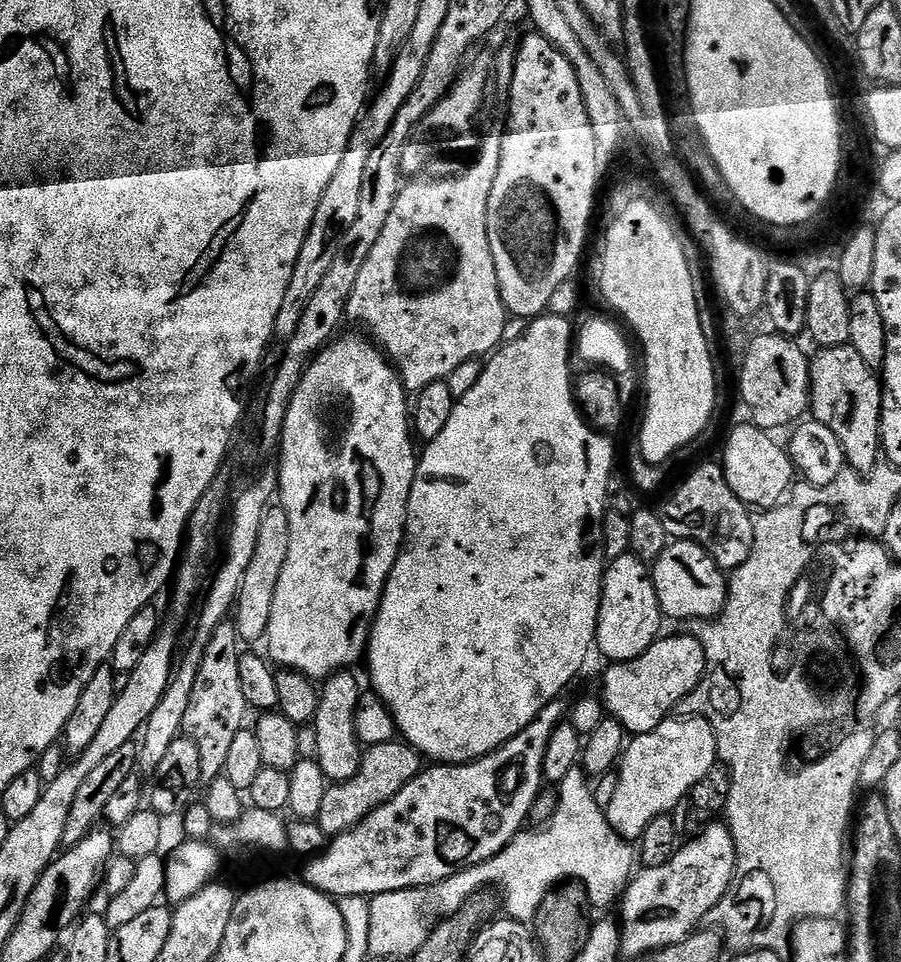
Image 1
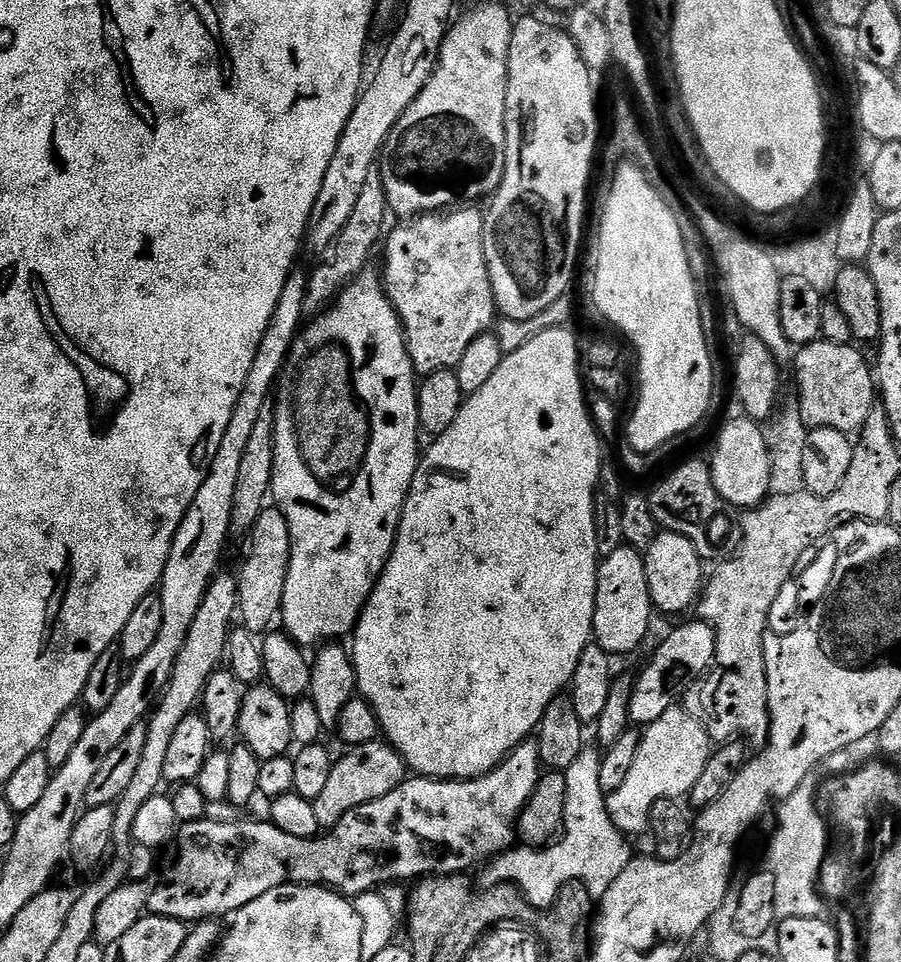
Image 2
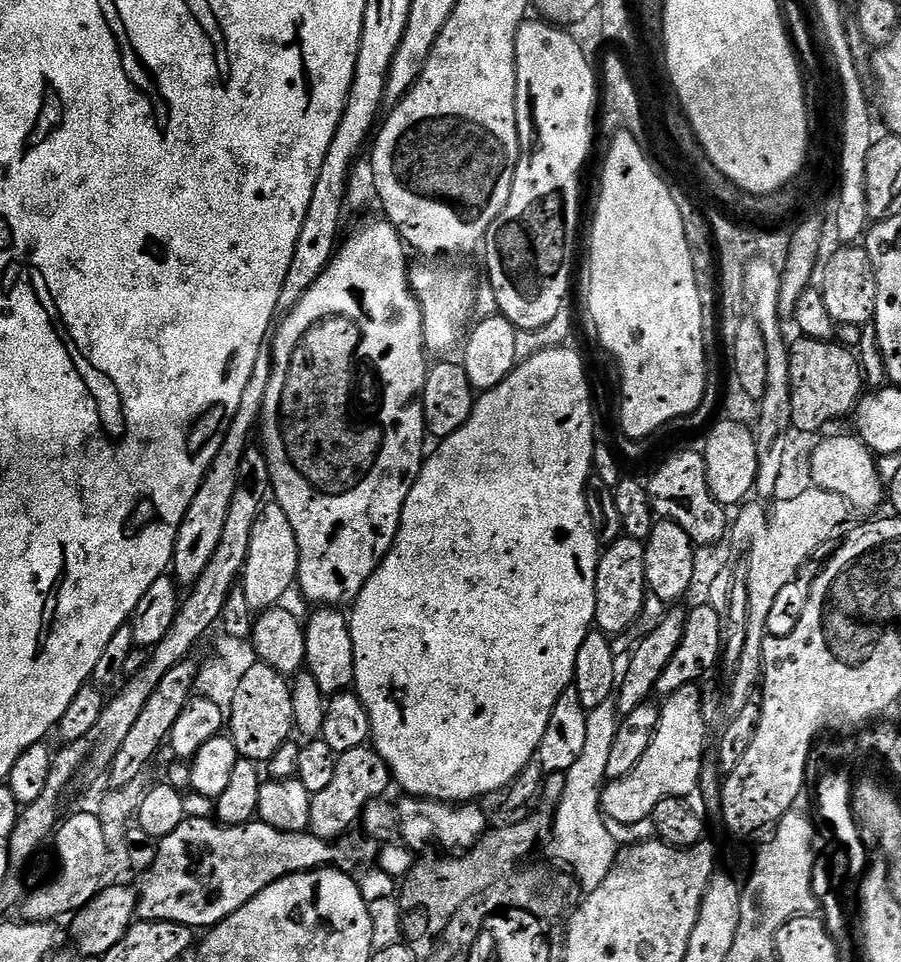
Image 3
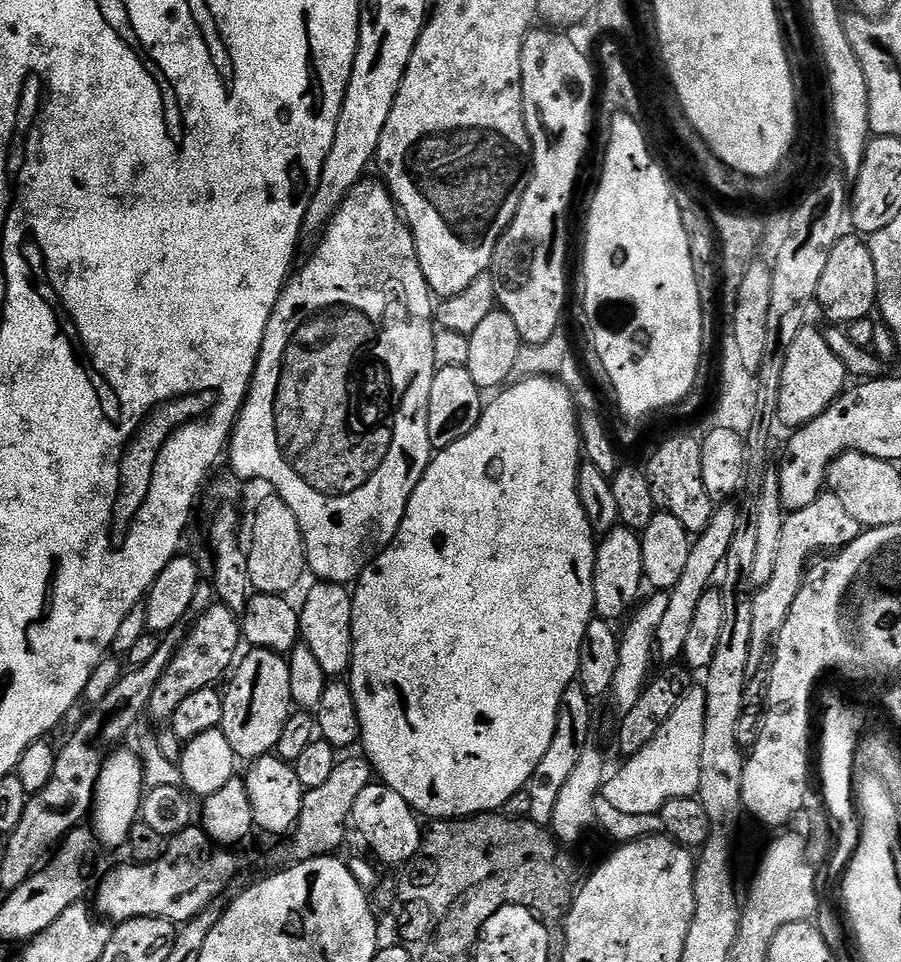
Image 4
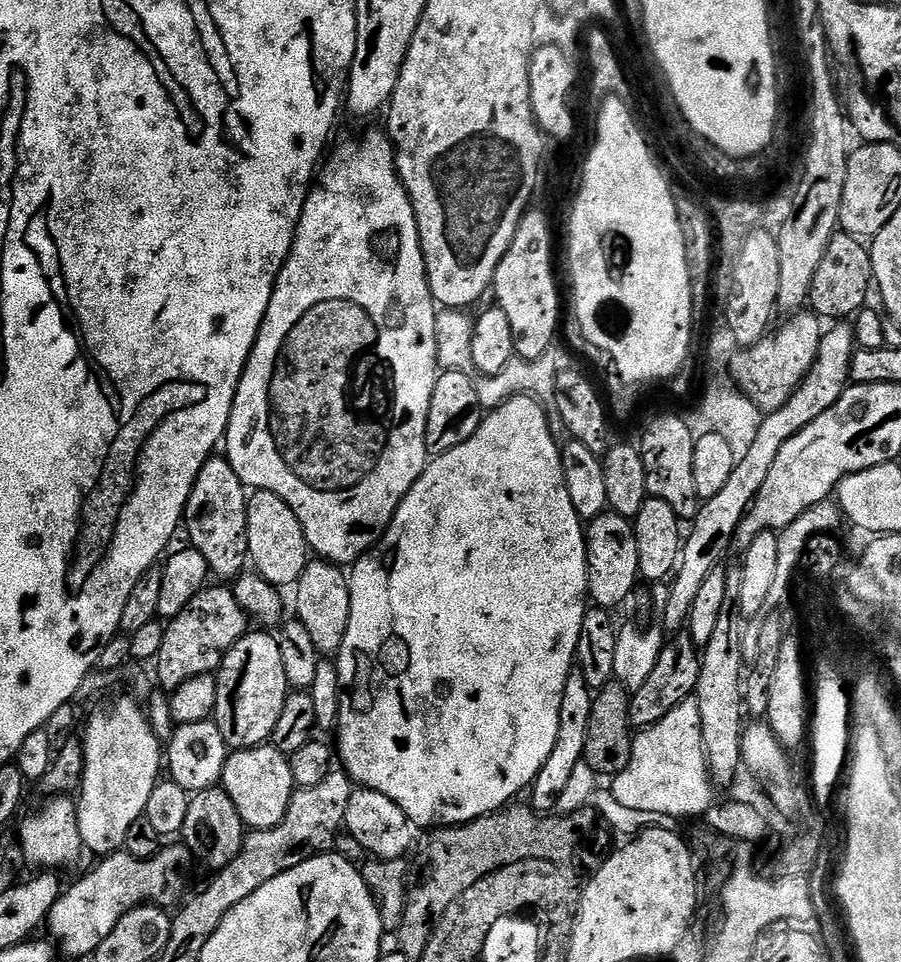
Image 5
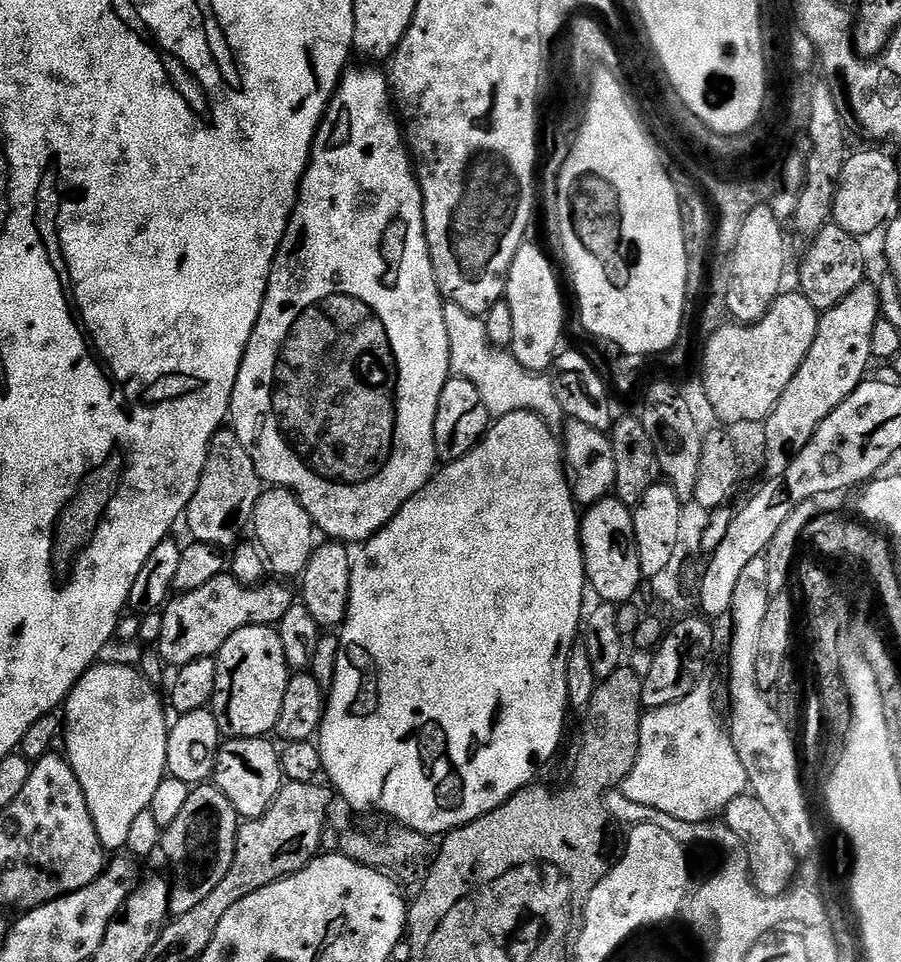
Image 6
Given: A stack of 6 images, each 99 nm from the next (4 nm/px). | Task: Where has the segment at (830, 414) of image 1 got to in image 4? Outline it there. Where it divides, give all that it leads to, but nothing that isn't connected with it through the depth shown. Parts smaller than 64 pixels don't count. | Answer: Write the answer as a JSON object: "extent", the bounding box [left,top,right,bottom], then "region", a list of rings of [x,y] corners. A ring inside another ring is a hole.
{"extent":[779,327,850,430],"region":[[[802,327],[791,343],[782,370],[779,419],[788,430],[801,428],[809,424],[818,414],[822,414],[846,390],[850,377],[846,366],[830,350],[823,331],[818,327]]]}

